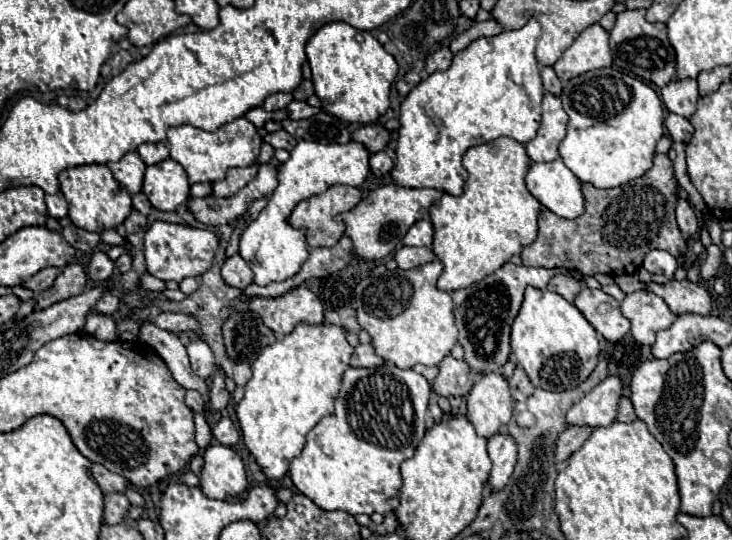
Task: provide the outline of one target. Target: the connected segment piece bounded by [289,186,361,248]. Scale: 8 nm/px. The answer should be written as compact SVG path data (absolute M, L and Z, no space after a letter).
M331 186L323 194L299 202L289 216L295 228L307 228L307 244L311 248L335 246L343 236L341 222L333 218L351 210L361 200L361 192L353 186Z

